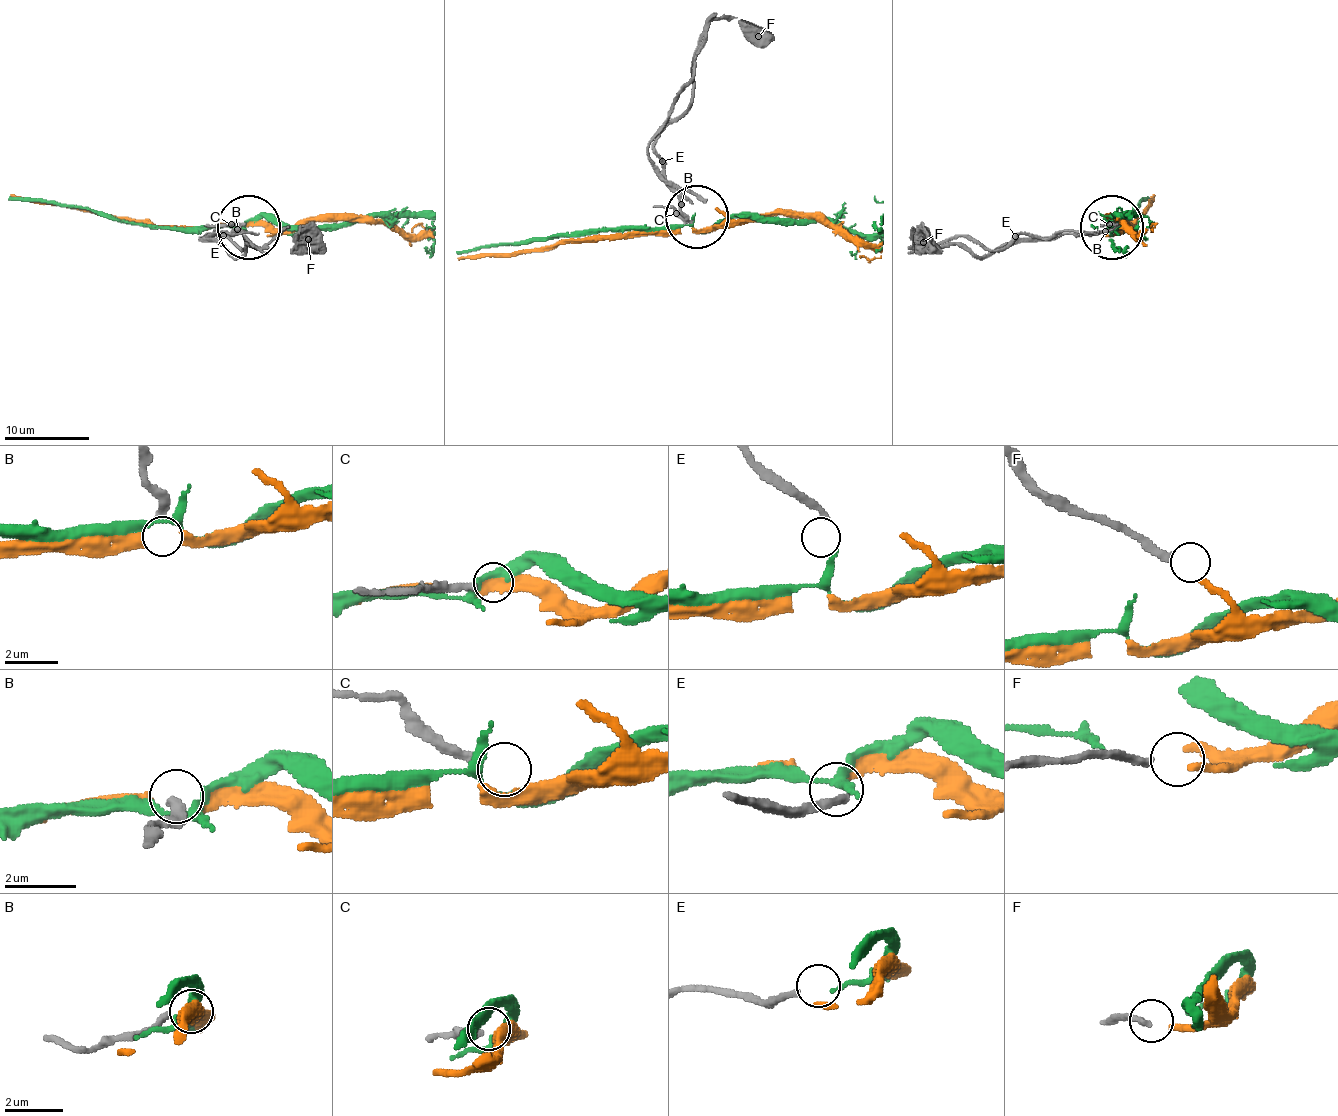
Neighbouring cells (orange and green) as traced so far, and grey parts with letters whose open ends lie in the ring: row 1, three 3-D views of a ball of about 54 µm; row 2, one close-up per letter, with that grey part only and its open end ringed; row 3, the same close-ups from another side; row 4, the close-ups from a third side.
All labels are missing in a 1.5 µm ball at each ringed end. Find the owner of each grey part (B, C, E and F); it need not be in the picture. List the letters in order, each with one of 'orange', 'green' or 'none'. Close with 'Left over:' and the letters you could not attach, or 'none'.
B: none
C: none
E: green
F: orange
Left over: B, C

